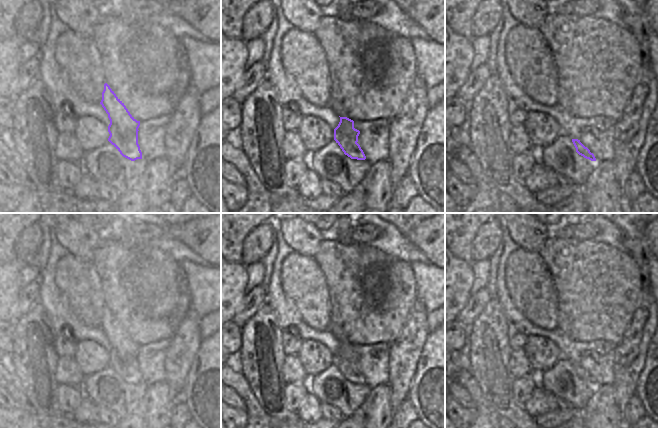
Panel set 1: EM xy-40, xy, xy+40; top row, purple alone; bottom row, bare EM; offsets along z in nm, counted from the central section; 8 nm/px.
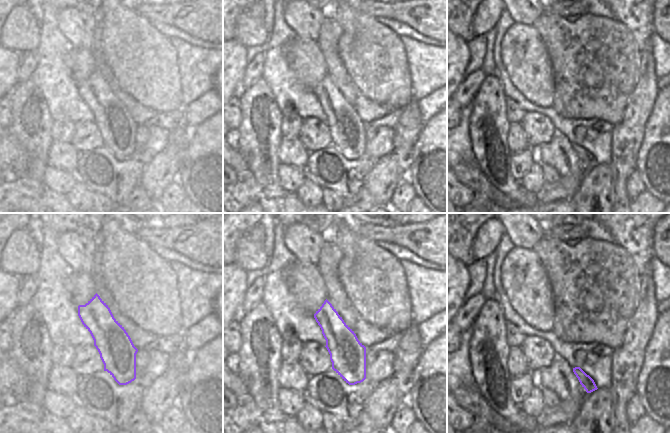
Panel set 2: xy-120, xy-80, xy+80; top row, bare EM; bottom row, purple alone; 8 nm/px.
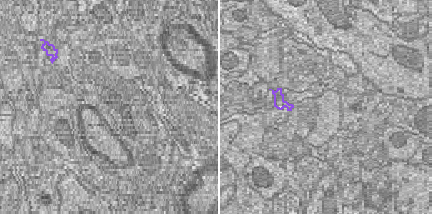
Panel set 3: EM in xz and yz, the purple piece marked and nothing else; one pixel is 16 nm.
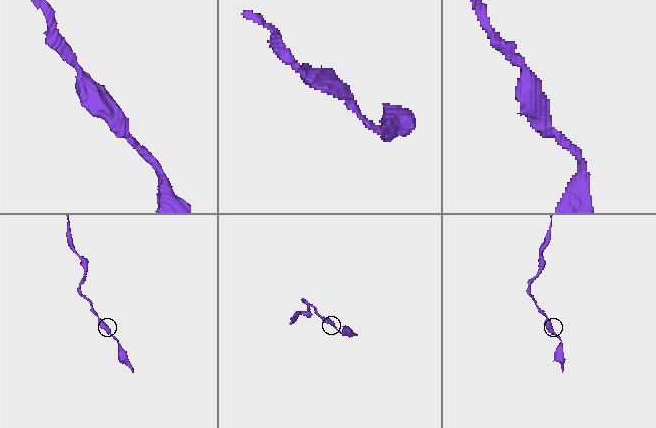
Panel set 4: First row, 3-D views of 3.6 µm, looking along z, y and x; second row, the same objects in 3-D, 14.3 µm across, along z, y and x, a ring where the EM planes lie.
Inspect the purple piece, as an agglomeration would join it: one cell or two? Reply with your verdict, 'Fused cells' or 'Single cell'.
Single cell

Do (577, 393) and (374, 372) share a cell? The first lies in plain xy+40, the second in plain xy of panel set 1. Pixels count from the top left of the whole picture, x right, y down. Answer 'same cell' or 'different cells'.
different cells

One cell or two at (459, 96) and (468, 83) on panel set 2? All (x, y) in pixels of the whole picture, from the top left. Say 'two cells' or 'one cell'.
one cell

